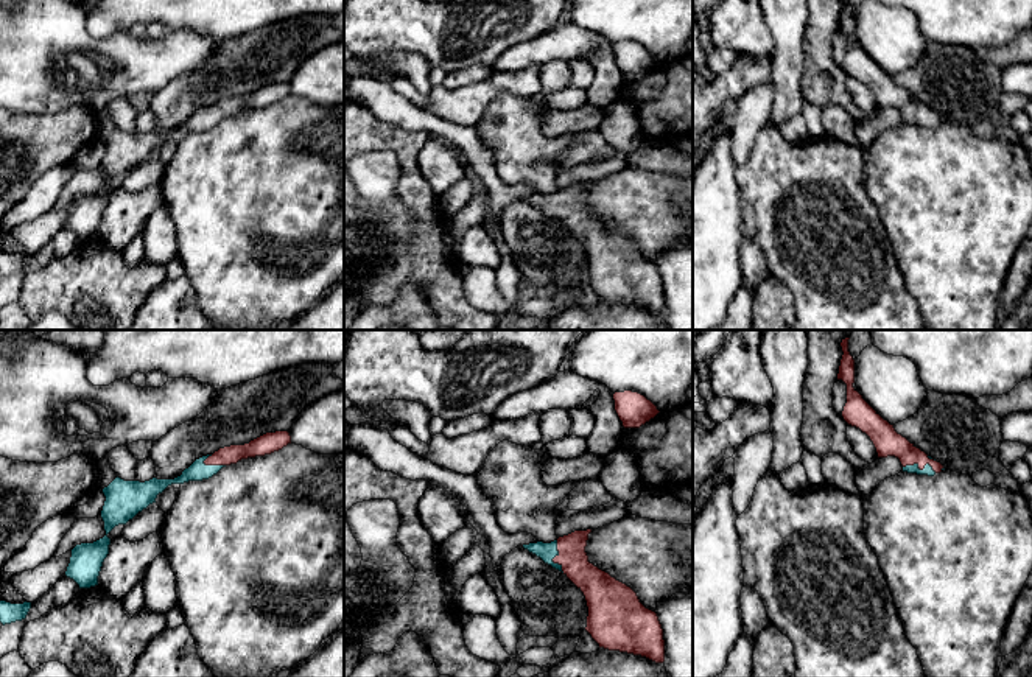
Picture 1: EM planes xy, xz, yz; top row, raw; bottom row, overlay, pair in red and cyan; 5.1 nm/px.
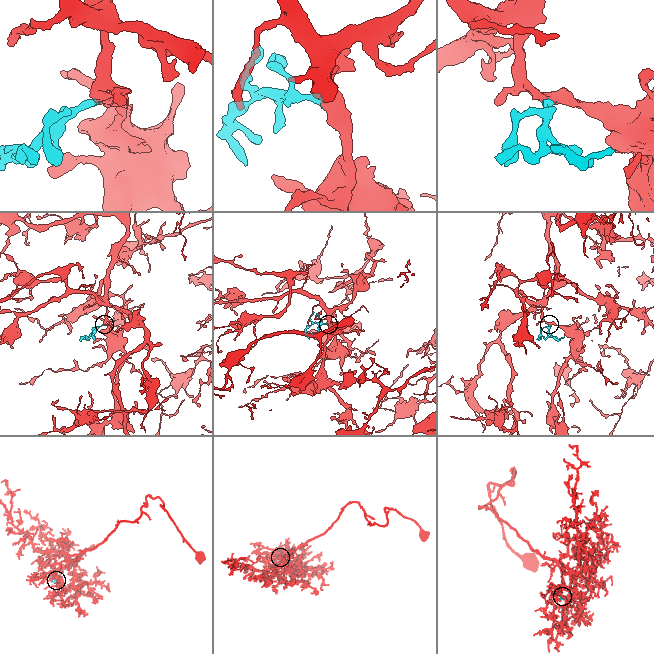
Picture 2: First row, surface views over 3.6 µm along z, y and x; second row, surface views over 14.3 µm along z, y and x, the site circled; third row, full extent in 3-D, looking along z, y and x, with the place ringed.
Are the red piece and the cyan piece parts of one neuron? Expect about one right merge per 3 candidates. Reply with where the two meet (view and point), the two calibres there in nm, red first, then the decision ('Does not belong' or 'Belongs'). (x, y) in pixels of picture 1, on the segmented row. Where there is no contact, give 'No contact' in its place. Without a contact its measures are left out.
Touches red at yz (920, 469). Thickness 140 nm (red) against 50 nm. Belongs

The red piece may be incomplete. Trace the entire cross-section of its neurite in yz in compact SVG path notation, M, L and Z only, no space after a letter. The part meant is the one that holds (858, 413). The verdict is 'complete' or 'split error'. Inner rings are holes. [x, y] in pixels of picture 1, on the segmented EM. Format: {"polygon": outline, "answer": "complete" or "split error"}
{"polygon": "M845 338L841 342L844 355L837 374L837 380L842 380L847 384L847 403L842 411L844 420L870 437L878 458L898 458L903 472L934 476L945 470L940 462L898 434L893 425L884 420L853 388L855 360L848 352L848 339L850 338Z", "answer": "split error"}

